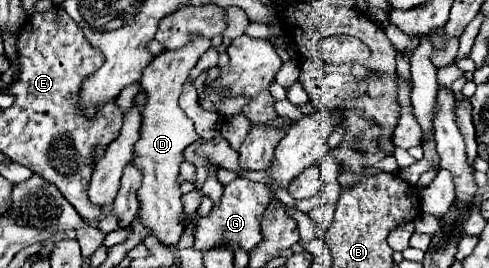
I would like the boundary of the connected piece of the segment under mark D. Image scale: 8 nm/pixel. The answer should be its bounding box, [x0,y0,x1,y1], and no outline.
[133,38,209,248]

